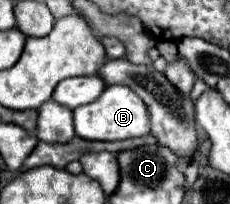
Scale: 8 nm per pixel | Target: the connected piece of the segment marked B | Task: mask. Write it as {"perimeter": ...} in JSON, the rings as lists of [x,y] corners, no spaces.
{"perimeter":[[[108,86],[96,102],[84,104],[74,110],[74,126],[76,134],[86,140],[106,140],[108,134],[110,140],[124,140],[150,134],[150,116],[148,108],[140,100],[140,96],[136,96],[136,92],[124,86]]]}

